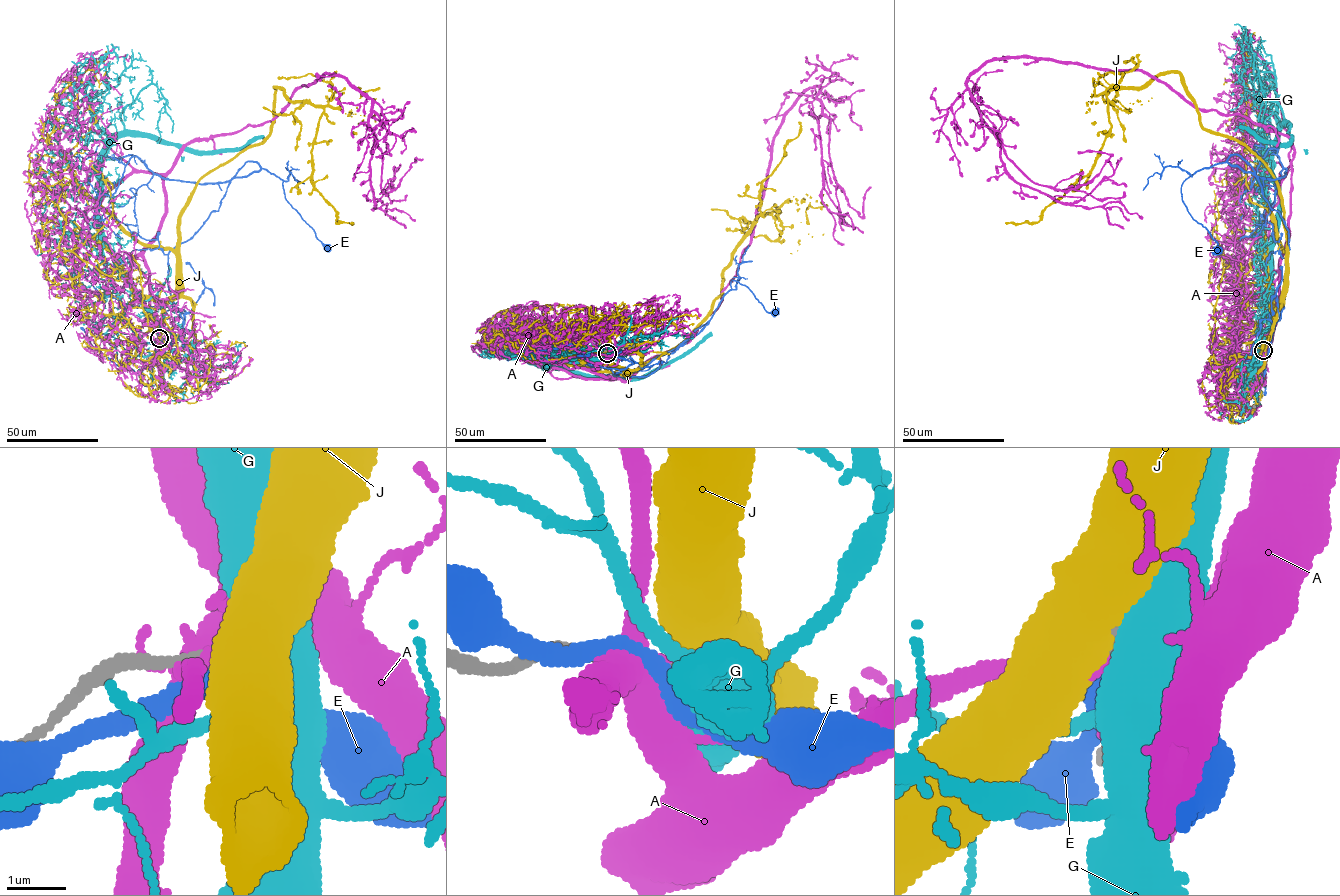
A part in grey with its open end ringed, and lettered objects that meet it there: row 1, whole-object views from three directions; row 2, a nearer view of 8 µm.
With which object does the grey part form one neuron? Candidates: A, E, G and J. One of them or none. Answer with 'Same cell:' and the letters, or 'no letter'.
Same cell: no letter

